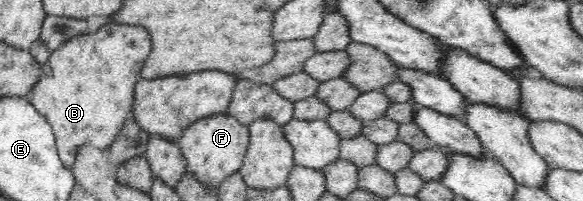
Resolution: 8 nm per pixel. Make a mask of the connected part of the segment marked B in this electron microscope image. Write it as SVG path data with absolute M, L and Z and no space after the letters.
M105 24L95 33L82 34L60 47L57 47L42 66L42 74L32 91L27 95L32 105L40 112L56 133L56 147L60 159L65 166L70 167L76 159L78 147L90 143L98 149L109 148L116 141L118 131L126 123L128 115L132 115L134 105L134 87L140 77L140 69L144 65L142 59L148 57L152 49L152 37L146 29L138 25Z

